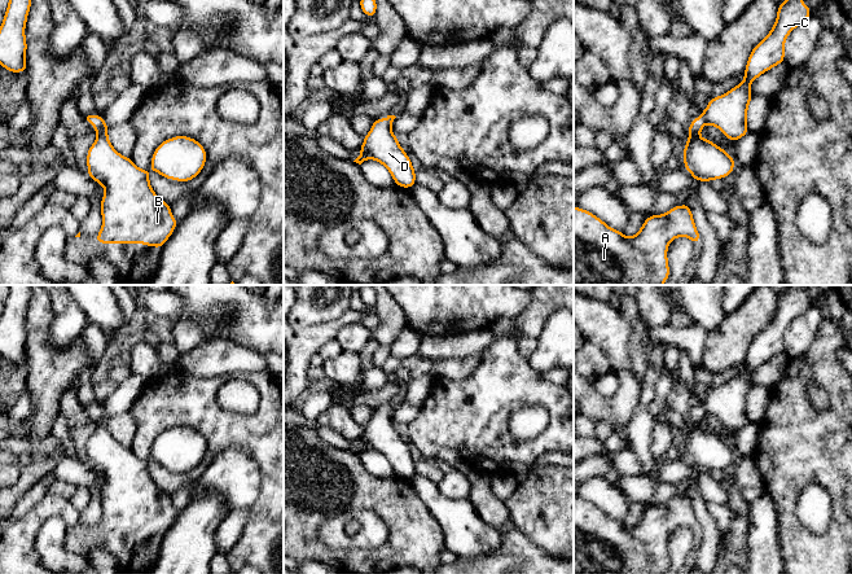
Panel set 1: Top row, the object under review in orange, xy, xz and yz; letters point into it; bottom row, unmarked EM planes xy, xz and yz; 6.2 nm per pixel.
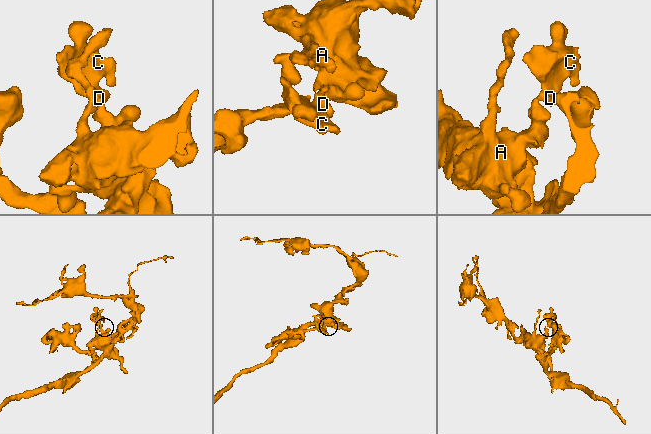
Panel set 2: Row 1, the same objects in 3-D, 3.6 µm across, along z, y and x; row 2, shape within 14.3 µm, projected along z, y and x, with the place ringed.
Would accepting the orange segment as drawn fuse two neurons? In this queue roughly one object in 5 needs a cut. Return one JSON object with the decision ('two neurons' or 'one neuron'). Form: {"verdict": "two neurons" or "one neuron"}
{"verdict": "one neuron"}

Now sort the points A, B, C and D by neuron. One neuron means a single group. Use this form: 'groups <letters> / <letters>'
groups A B C D

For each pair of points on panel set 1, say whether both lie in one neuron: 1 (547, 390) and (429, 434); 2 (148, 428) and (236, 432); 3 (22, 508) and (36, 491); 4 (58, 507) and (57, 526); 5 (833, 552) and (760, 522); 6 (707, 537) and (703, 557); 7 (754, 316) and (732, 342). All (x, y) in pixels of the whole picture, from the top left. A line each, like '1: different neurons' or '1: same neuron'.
1: same neuron
2: same neuron
3: same neuron
4: different neurons
5: different neurons
6: same neuron
7: same neuron

